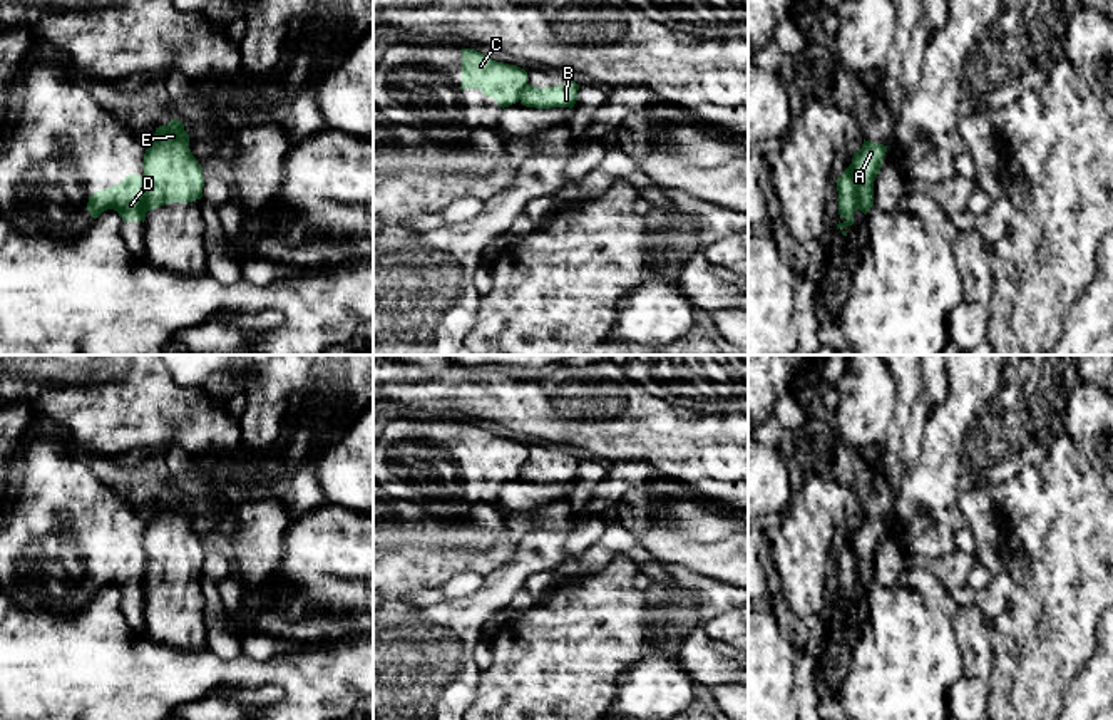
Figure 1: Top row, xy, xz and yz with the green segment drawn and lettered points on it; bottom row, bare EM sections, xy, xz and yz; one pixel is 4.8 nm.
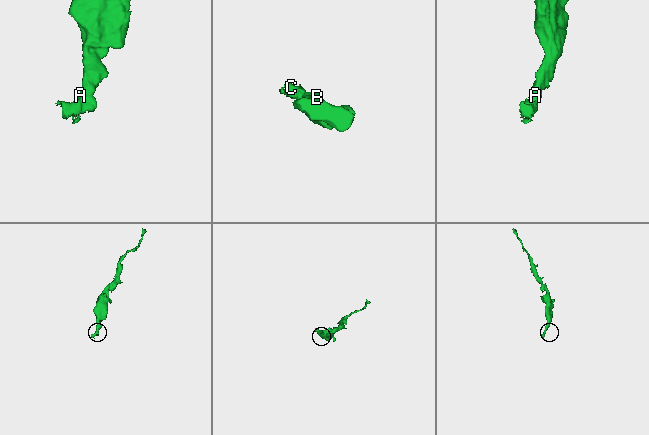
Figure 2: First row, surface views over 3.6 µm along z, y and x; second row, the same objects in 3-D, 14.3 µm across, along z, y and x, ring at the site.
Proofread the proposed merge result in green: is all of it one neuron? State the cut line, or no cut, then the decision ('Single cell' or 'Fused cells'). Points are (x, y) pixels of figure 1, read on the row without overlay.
Split along yz (849, 541), (857, 558), (857, 583). Fused cells

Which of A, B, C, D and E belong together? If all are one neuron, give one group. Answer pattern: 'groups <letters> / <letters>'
groups A B E / C D

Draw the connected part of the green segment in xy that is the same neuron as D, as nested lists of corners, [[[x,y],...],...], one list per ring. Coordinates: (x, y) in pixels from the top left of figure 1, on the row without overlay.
[[[129,549],[122,558],[89,571],[87,584],[94,594],[99,593],[104,586],[114,584],[126,598],[144,598],[146,566],[146,556],[139,549]]]

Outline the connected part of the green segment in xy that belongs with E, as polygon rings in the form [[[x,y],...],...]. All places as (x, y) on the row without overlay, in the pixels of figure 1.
[[[176,492],[156,509],[144,529],[147,559],[146,588],[169,578],[192,578],[203,573],[203,543],[189,524],[189,509]]]

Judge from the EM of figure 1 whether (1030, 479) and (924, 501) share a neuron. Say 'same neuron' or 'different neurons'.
different neurons

